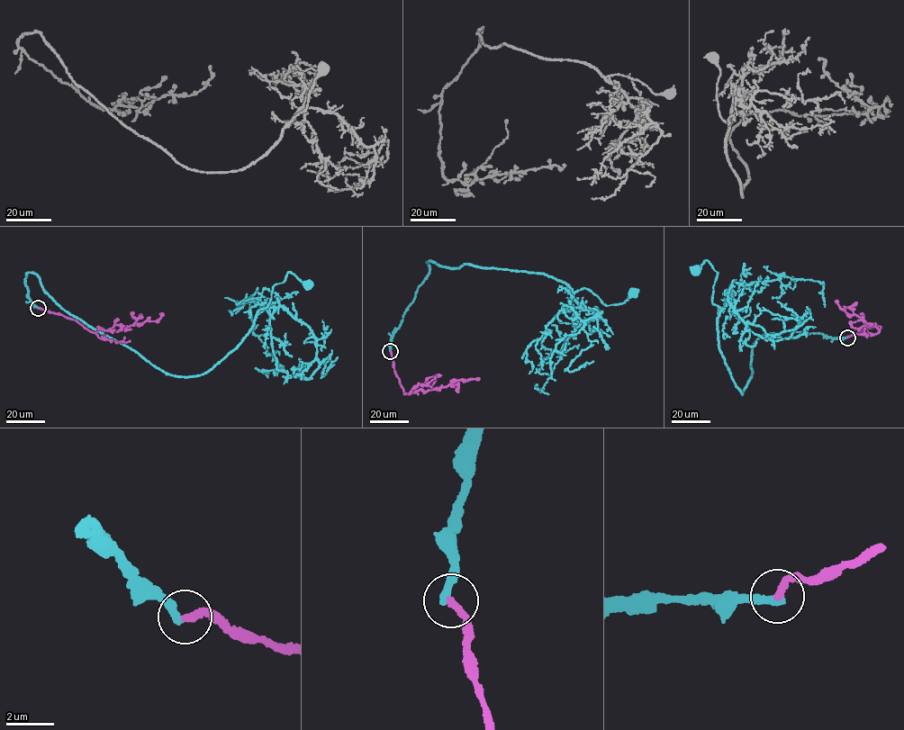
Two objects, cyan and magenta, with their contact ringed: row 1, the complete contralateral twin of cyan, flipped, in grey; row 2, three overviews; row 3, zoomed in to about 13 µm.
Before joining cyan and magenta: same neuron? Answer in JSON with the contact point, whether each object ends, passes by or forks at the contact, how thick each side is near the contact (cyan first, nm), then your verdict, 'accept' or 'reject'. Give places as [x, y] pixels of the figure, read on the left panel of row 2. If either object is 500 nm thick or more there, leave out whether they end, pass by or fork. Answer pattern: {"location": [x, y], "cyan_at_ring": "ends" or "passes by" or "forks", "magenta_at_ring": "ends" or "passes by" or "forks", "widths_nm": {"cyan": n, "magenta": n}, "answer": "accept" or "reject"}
{"location": [38, 308], "cyan_at_ring": "ends", "magenta_at_ring": "ends", "widths_nm": {"cyan": 300, "magenta": 280}, "answer": "reject"}

